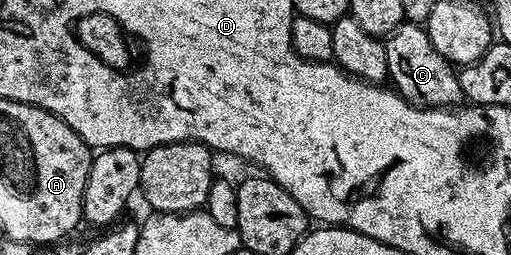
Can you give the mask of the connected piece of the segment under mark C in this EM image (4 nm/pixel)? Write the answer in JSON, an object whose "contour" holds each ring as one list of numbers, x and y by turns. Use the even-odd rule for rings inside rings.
{"contour":[[407,20,400,22,398,28,394,28,394,32,383,39,383,43,391,85,410,105,455,108,465,101,457,67,434,49,428,31,421,23]]}

